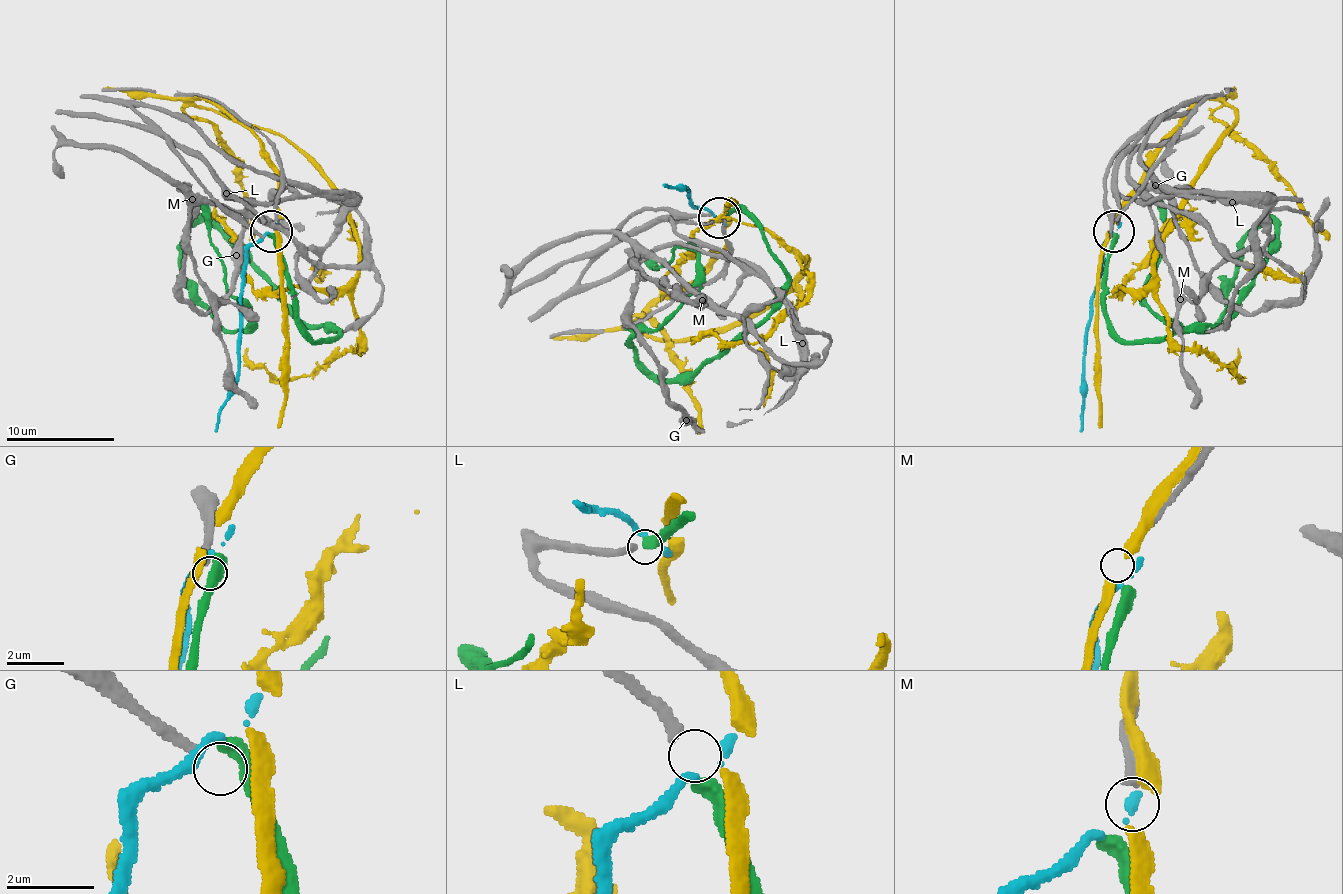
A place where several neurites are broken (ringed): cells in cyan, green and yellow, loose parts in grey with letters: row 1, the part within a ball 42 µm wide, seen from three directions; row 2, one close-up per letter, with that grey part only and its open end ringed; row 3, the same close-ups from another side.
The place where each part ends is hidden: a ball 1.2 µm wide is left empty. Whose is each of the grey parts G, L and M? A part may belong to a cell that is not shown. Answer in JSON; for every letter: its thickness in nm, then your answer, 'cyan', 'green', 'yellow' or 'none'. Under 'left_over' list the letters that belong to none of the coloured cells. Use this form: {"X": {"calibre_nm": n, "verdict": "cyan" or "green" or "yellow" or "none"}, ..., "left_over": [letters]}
{"G": {"calibre_nm": 220, "verdict": "none"}, "L": {"calibre_nm": 280, "verdict": "green"}, "M": {"calibre_nm": 240, "verdict": "none"}, "left_over": ["G", "M"]}

